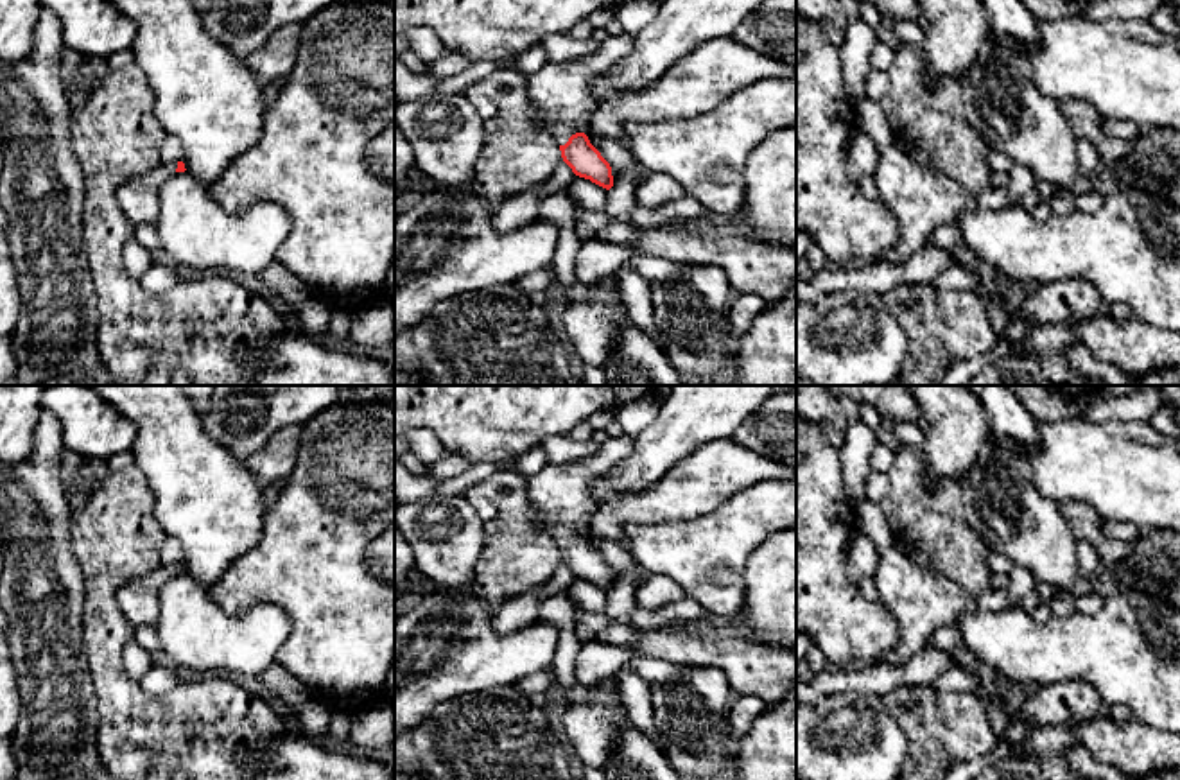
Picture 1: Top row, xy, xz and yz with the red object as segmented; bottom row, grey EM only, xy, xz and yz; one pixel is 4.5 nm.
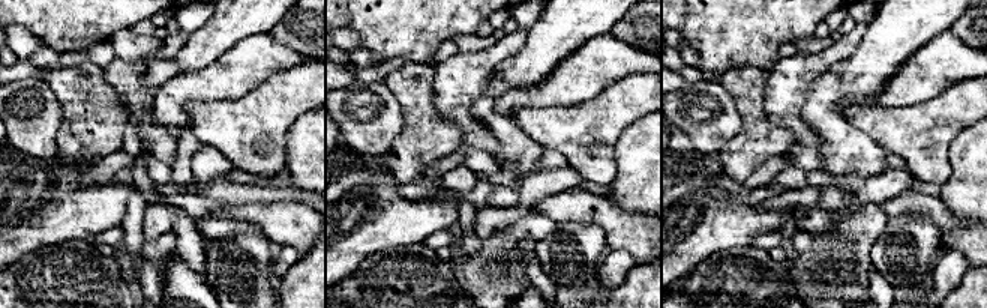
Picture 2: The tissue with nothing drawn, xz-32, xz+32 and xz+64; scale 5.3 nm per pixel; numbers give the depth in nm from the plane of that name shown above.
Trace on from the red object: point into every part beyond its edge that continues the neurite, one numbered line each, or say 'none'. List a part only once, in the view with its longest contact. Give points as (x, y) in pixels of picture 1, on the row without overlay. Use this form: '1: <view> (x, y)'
1: xz (562, 497)

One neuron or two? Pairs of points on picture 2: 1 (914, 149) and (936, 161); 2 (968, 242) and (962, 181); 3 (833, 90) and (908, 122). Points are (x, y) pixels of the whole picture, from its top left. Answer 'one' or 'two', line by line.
1: one
2: two
3: two

